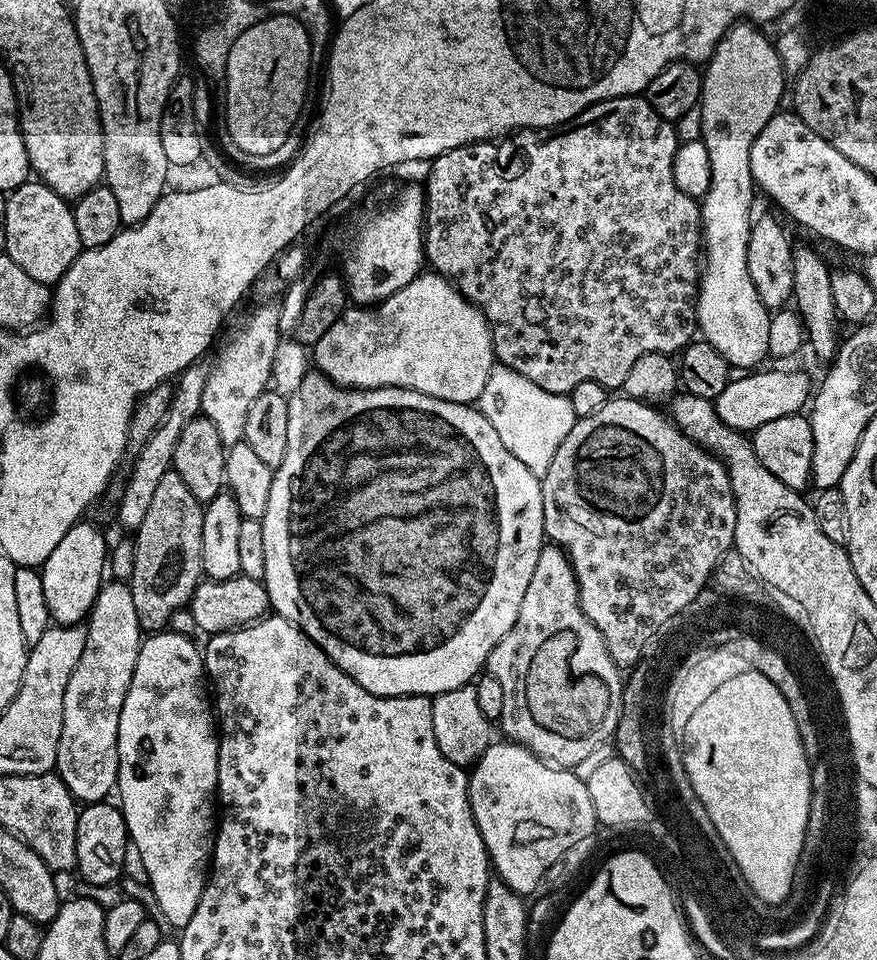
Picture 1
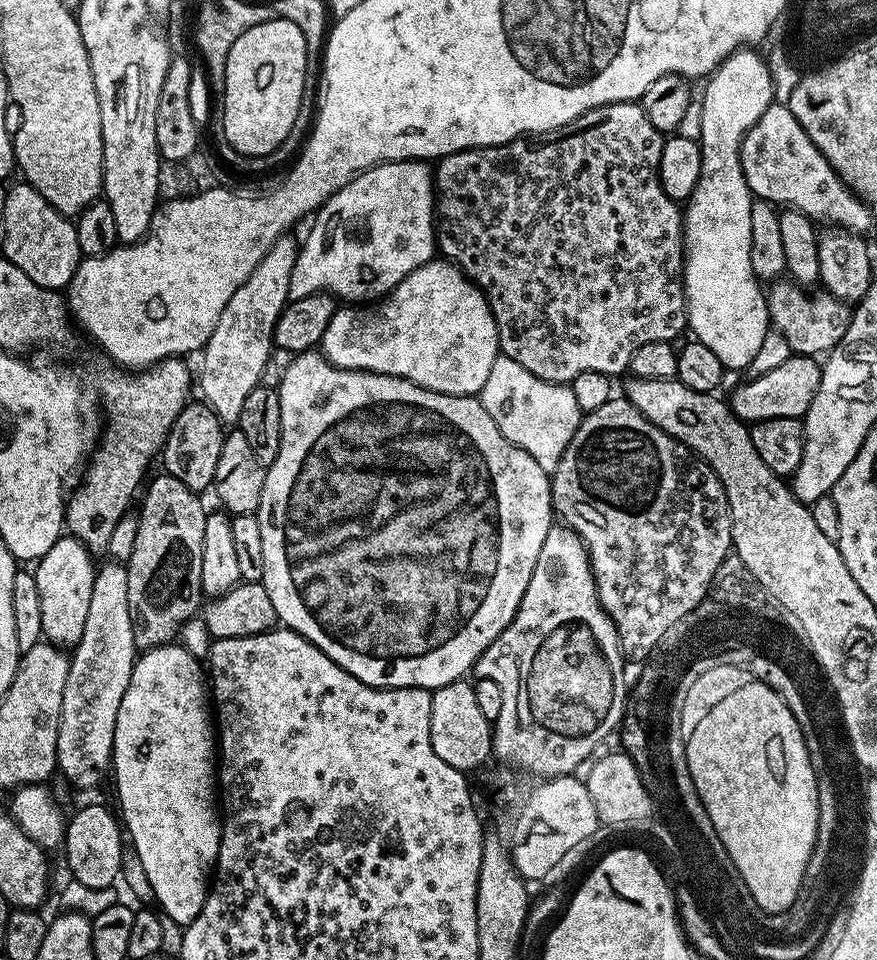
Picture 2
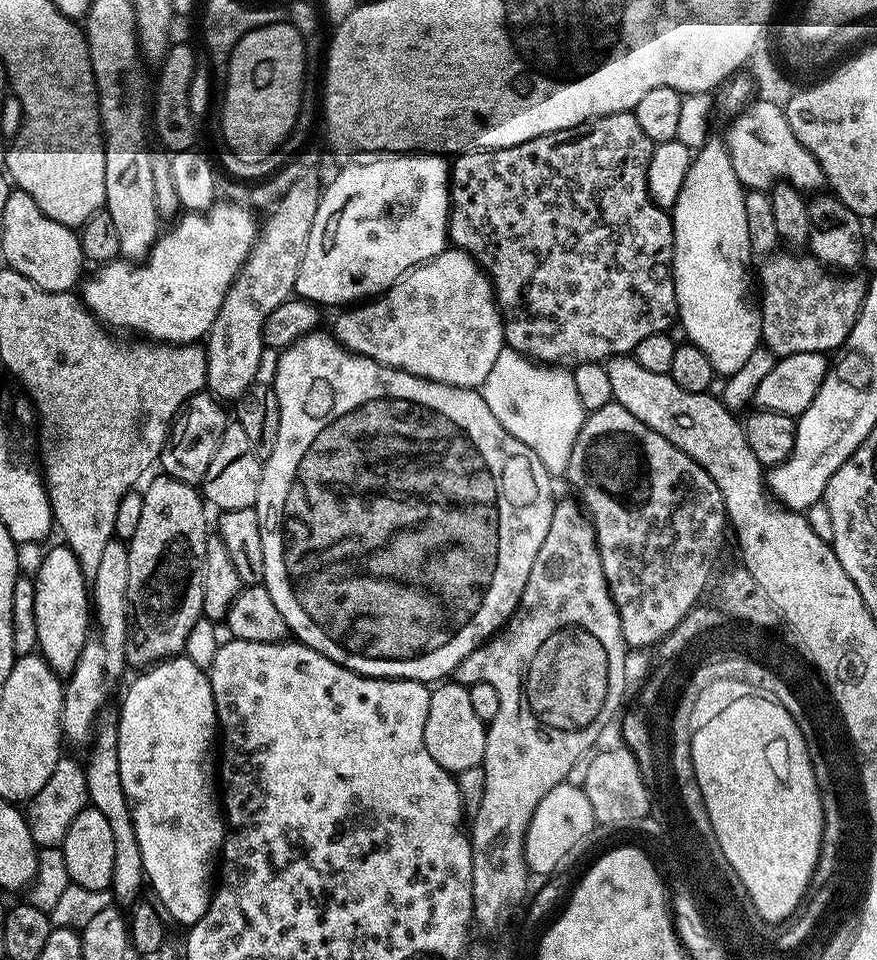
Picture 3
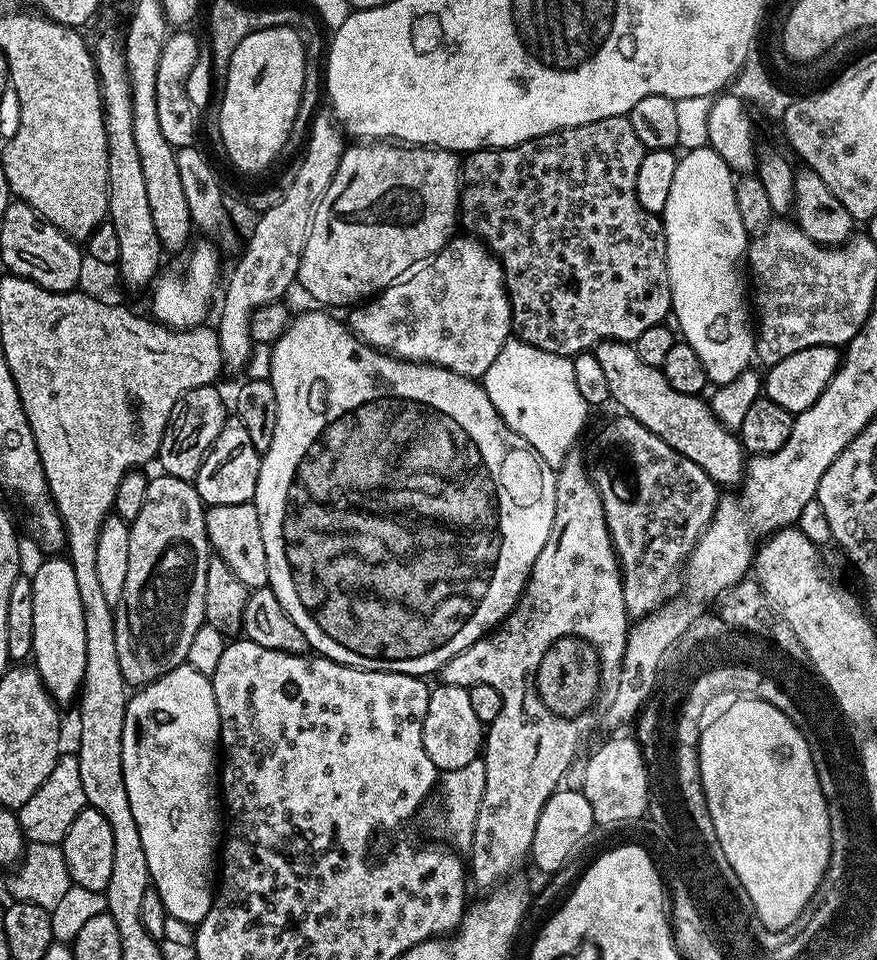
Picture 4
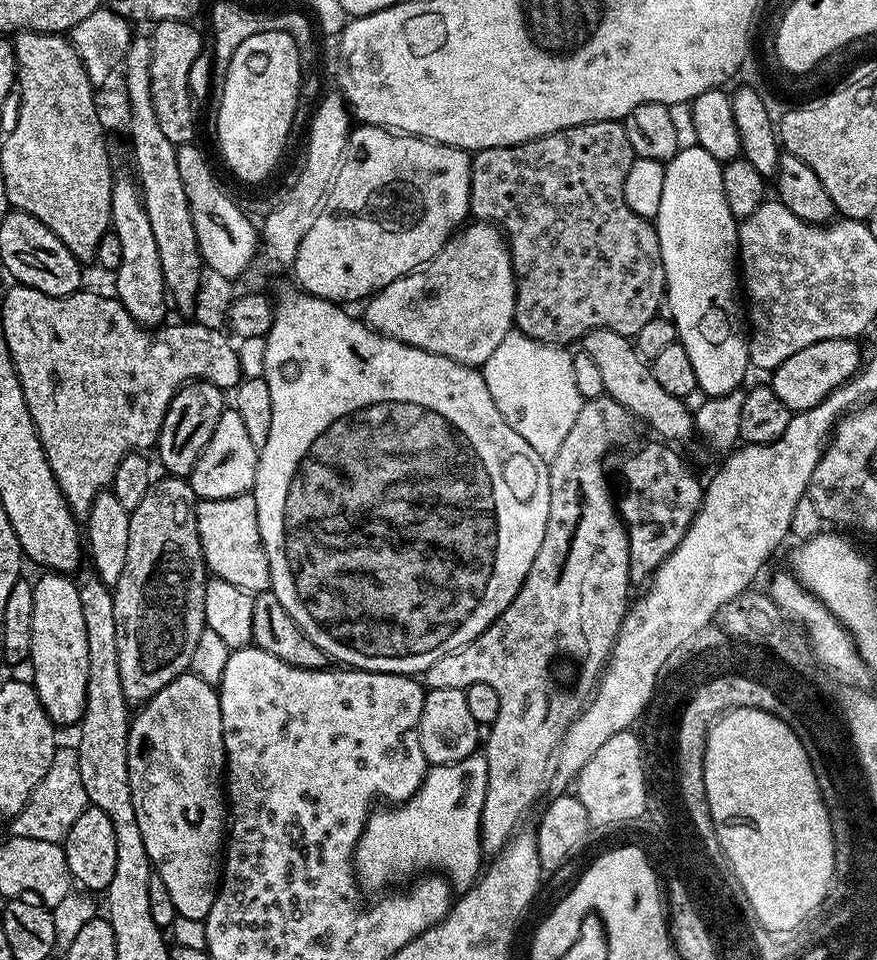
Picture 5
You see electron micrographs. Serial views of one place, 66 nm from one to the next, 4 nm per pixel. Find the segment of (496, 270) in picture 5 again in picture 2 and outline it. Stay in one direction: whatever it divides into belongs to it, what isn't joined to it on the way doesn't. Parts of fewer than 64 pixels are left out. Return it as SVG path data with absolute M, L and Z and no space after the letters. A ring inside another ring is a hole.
M443 258L427 260L418 270L406 274L402 282L379 302L367 306L337 307L319 351L334 366L359 372L377 372L414 382L426 390L451 396L476 396L486 386L496 357L501 355L500 339L488 299L473 280L456 264Z

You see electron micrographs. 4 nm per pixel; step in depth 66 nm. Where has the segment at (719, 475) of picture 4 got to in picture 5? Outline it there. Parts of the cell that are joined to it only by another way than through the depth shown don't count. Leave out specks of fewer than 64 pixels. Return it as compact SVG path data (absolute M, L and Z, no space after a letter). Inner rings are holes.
M599 328L588 332L580 341L580 344L582 350L593 359L594 366L598 368L598 372L602 377L605 395L614 398L614 402L626 406L639 421L644 423L645 420L660 435L657 437L663 438L668 442L676 442L672 440L684 440L688 435L693 435L694 412L687 407L681 397L674 394L666 394L666 390L662 390L661 384L654 378L651 367L646 363L643 356L639 356L636 353L636 345L629 337L618 334L616 331Z

